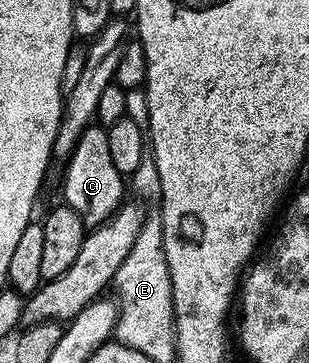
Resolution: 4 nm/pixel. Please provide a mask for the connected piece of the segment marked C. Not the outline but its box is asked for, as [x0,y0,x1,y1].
[63,125,125,224]

